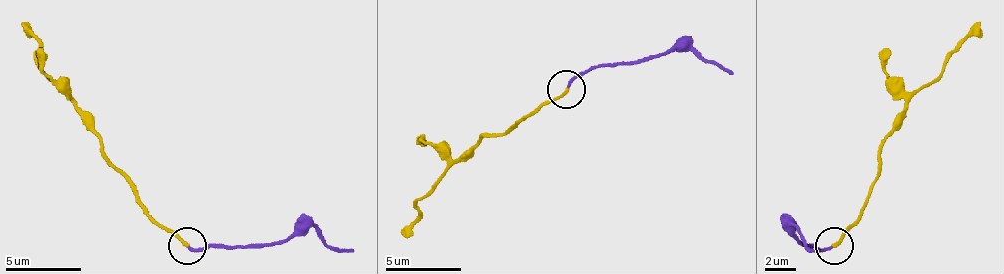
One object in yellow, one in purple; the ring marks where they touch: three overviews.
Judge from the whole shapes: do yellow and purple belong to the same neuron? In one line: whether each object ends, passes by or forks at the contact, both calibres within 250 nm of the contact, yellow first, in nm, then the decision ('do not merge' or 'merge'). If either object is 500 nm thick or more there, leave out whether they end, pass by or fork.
yellow ends | purple ends | 240/180 nm | merge

